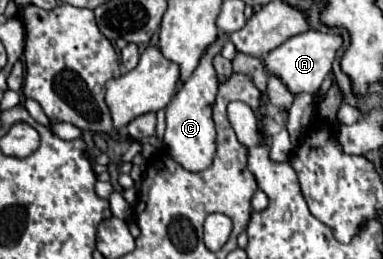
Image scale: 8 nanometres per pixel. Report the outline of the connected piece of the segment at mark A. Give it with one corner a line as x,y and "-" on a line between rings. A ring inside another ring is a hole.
307,30
301,32
289,40
285,40
281,46
277,46
275,50
269,52
269,56
265,58
265,68
269,70
269,74
277,74
293,94
297,92
317,92
321,82
325,80
325,76
331,72
333,62
337,52
343,46
343,36
335,34
335,32
321,32
321,30

